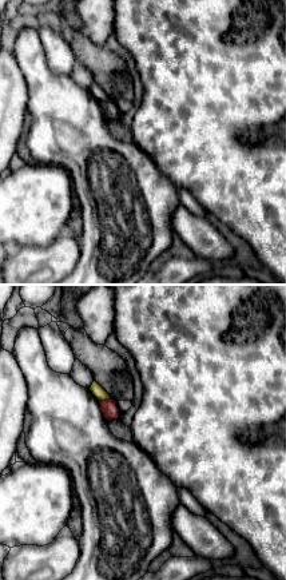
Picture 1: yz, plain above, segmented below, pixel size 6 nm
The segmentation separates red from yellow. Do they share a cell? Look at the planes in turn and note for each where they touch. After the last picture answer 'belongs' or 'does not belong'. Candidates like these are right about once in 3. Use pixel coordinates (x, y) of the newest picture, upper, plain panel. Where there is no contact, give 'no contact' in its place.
meets red at (104, 100)

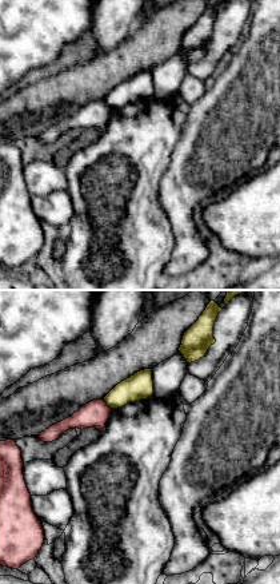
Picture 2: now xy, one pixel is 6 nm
meets red at (107, 106)

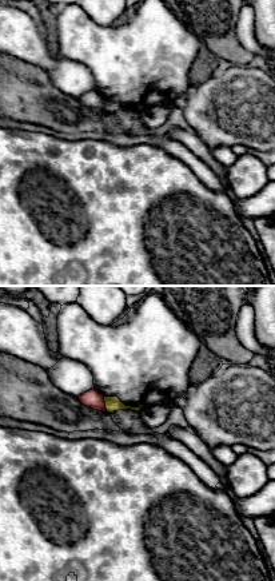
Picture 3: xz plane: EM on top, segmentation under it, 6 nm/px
meets red at (104, 104)

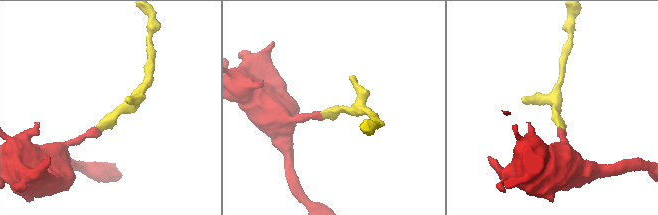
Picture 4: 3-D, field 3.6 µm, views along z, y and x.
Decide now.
does not belong

